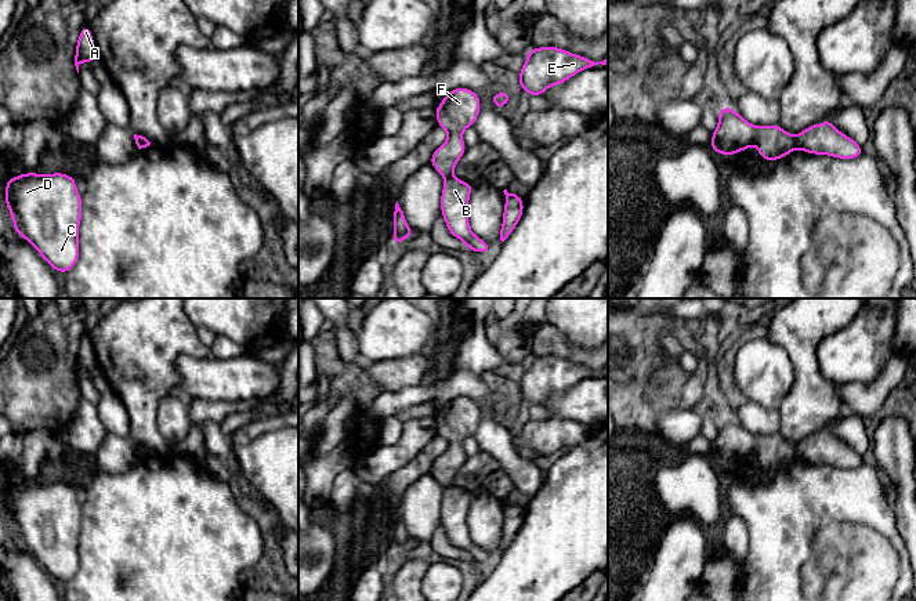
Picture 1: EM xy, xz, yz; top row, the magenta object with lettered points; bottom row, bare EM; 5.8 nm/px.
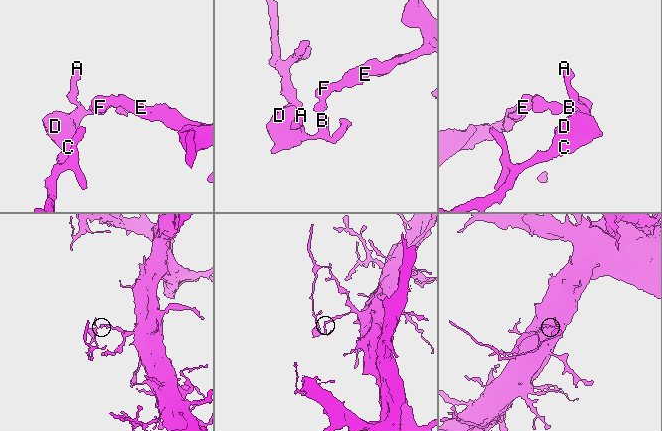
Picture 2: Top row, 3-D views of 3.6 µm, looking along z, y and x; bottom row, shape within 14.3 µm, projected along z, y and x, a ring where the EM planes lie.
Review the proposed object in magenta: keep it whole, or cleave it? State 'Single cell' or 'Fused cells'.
Fused cells

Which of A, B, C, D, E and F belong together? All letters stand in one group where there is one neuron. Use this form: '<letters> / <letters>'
A B C D / E F

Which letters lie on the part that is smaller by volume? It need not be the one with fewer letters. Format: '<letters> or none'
A, B, C, D

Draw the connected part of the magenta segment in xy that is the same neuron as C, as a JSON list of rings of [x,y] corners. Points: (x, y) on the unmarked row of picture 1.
[[[65,482],[19,484],[6,490],[4,511],[12,526],[14,540],[28,550],[54,580],[66,583],[76,575],[82,532],[82,504],[76,499],[76,488]]]

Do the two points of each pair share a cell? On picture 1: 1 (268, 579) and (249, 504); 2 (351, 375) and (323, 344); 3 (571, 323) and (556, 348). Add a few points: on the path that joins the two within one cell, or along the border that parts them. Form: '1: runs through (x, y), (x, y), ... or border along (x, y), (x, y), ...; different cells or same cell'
1: runs through (270, 561), (270, 538), (265, 522); same cell
2: runs through (343, 370), (326, 353); same cell
3: border along (540, 319), (550, 323), (569, 343), (593, 347); different cells

